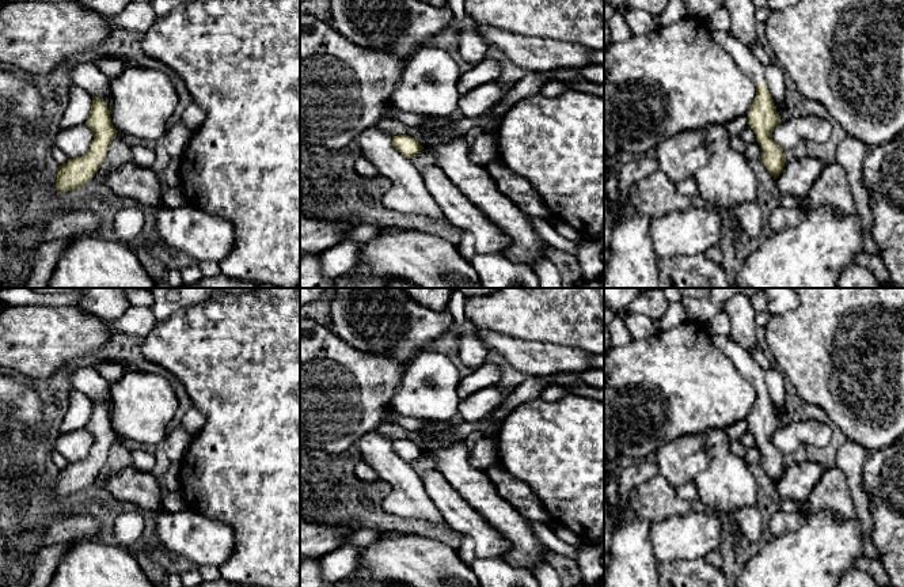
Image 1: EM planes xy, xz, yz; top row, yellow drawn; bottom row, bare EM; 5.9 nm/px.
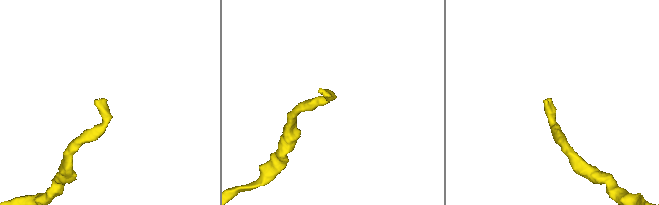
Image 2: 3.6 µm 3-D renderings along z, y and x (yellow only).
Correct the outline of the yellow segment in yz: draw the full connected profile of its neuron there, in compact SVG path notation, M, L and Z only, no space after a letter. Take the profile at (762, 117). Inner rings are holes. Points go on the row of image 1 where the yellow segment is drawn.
M711 31L713 41L721 46L737 67L756 86L756 98L748 111L748 125L756 135L756 141L763 149L767 171L776 179L786 164L783 149L772 140L772 130L780 122L774 99L764 77L764 65L753 56L751 48L734 38L729 31Z

